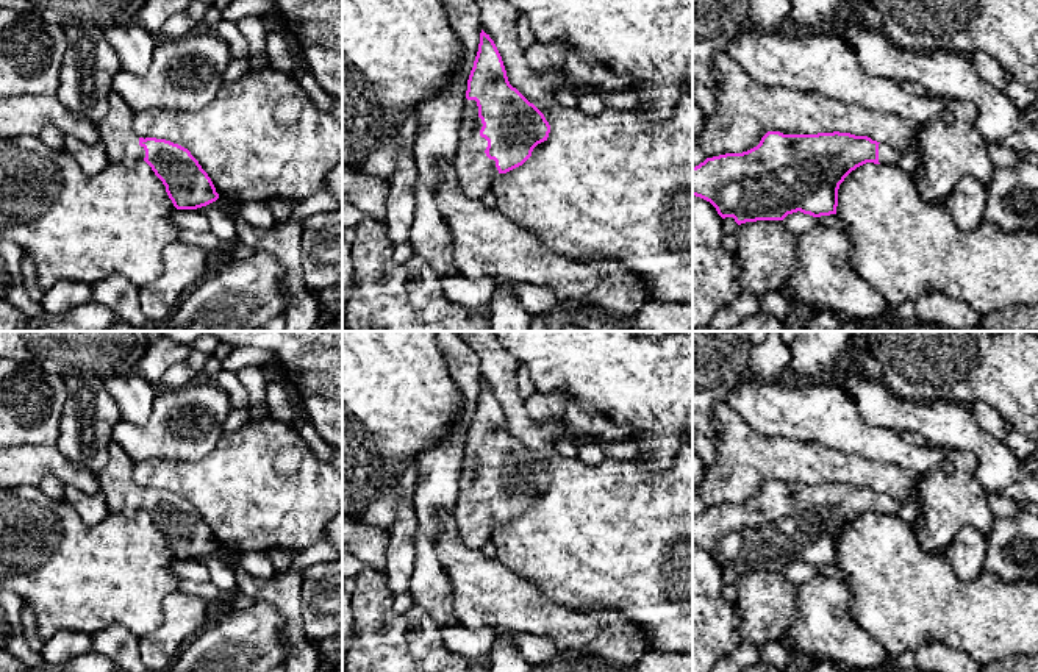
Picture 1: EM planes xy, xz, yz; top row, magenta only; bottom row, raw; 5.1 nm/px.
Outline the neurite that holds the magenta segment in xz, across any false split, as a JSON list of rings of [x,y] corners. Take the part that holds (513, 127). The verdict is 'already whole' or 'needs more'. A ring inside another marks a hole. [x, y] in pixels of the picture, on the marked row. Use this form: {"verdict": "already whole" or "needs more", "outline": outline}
{"verdict": "needs more", "outline": [[[481,30],[461,113],[460,148],[452,161],[463,192],[480,200],[491,191],[499,173],[522,166],[532,156],[533,148],[547,141],[549,133],[550,125],[544,114],[510,84],[494,41]]]}

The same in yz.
{"verdict": "needs more", "outline": [[[768,131],[760,144],[747,152],[707,158],[693,167],[693,195],[710,202],[722,219],[733,217],[738,225],[757,220],[783,220],[797,211],[813,217],[830,216],[836,214],[839,184],[852,170],[866,163],[897,164],[900,155],[888,144],[850,133],[783,134]]]}

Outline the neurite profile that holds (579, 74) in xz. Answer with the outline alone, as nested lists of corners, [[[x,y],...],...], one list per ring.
[[[566,48],[564,59],[564,84],[578,91],[597,89],[627,91],[632,88],[633,77],[627,73],[616,73],[608,66],[596,61],[585,61],[580,55]]]

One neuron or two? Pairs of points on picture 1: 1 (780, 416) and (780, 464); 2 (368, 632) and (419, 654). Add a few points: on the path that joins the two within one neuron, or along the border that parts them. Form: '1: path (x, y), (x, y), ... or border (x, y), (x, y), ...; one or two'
1: border (746, 421), (765, 435), (780, 435), (816, 444); two
2: path (380, 638), (396, 654), (407, 654); one

